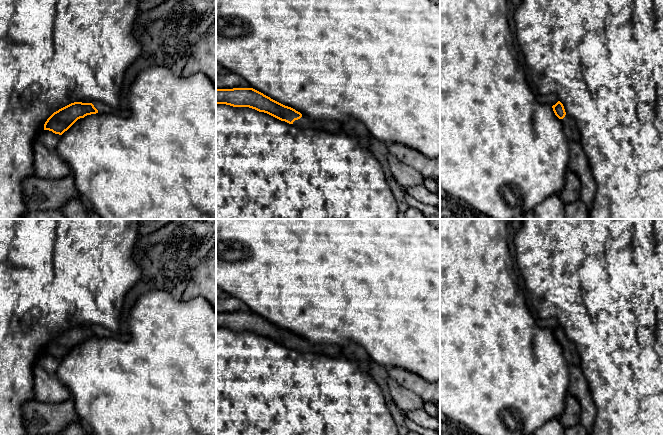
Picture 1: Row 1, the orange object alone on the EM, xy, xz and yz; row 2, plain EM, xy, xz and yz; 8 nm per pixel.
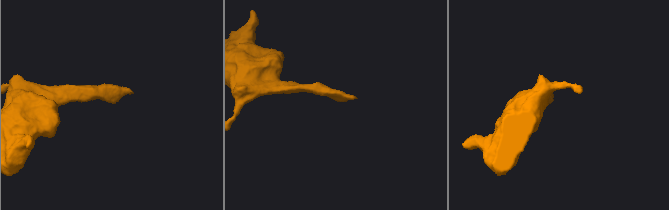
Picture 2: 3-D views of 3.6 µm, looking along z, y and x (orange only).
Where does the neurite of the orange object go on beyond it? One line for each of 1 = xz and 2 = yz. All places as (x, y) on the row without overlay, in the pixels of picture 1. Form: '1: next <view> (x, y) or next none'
1: next xz (305, 346)
2: next yz (571, 354)

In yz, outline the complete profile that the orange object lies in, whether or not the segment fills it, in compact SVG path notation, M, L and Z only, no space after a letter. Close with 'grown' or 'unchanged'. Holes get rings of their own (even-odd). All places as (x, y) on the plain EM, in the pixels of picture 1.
M558 325L552 330L555 339L560 343L564 357L569 365L580 366L580 355L575 344L565 336L563 328Z; grown

